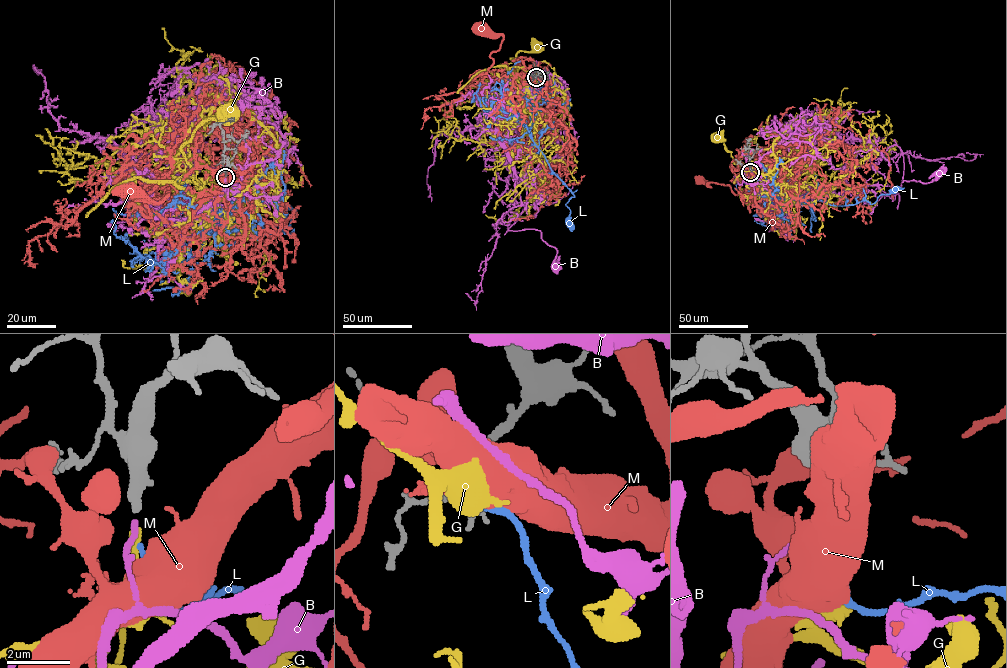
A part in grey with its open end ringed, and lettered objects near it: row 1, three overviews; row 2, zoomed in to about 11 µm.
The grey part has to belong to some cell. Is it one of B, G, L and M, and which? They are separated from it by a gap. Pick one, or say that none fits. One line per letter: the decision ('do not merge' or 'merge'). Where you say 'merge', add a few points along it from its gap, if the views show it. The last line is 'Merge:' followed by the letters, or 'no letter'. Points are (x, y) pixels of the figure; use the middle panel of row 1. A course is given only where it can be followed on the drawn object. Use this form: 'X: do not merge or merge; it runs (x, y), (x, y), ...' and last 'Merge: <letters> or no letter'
B: do not merge
G: merge; it runs (536, 78), (532, 84), (524, 87), (523, 77), (510, 58), (520, 51), (531, 51), (535, 45)
L: do not merge
M: do not merge
Merge: G

